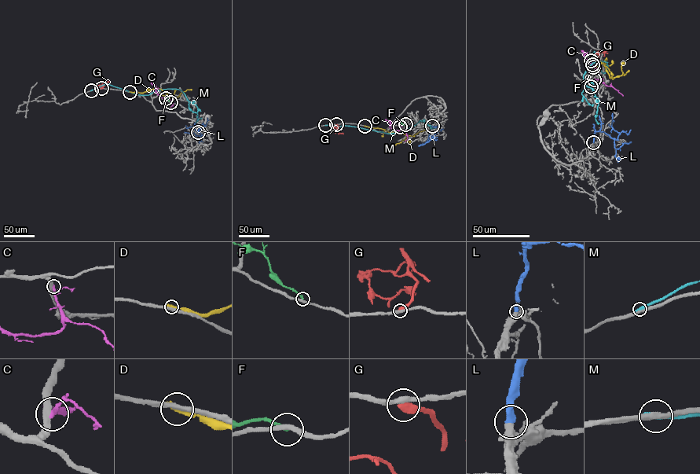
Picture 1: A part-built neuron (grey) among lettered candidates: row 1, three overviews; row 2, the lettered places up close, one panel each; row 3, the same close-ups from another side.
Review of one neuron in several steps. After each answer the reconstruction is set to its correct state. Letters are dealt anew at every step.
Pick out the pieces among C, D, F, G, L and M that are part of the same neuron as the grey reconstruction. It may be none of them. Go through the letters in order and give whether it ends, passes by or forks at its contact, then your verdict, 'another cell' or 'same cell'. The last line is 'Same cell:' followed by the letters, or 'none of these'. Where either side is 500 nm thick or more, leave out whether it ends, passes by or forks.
C: it ends; another cell
D: it ends; another cell
F: it ends; another cell
G: another cell
L: same cell
M: it ends; another cell
Same cell: L

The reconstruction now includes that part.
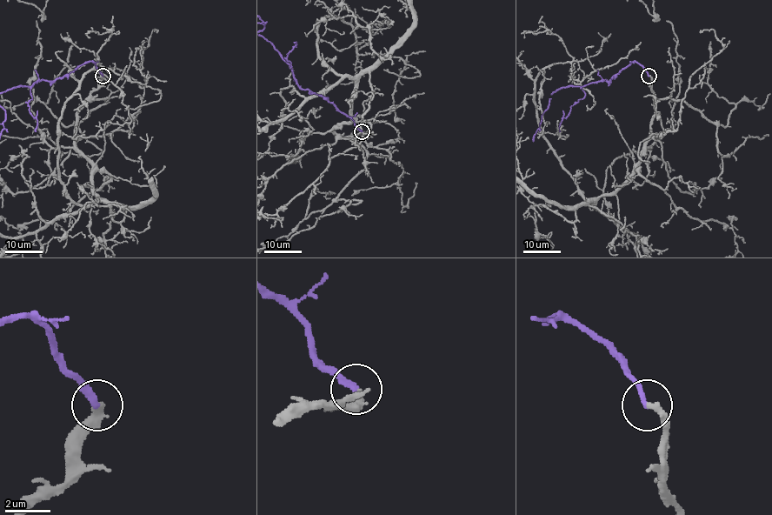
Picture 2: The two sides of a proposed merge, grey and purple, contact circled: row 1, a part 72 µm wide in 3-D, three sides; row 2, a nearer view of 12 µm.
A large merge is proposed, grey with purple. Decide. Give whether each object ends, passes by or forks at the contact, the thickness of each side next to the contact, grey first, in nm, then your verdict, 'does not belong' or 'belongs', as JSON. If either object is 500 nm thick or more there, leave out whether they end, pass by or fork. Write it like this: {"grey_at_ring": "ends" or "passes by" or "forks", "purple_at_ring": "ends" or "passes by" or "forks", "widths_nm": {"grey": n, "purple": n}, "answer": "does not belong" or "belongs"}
{"grey_at_ring": "ends", "purple_at_ring": "ends", "widths_nm": {"grey": 320, "purple": 280}, "answer": "belongs"}

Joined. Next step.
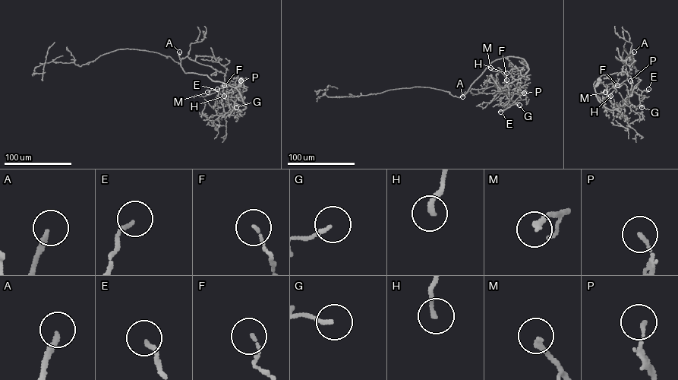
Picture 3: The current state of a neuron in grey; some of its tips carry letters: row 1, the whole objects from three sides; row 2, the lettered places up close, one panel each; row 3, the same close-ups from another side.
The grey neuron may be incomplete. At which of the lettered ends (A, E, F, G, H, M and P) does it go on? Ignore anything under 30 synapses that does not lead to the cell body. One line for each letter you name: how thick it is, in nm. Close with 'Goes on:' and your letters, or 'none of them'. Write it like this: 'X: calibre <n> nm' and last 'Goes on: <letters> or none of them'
A: calibre 200 nm
Goes on: A

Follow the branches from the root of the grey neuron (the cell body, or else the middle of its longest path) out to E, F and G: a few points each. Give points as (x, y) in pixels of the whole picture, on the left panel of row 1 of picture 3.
E: (241, 80), (235, 88), (242, 109), (231, 99), (237, 90), (229, 95), (217, 89)
F: (241, 80), (235, 88), (245, 105), (242, 109), (237, 109), (231, 99), (234, 84), (227, 87), (224, 85)
G: (241, 80), (235, 88), (245, 108), (234, 107), (231, 93), (237, 90), (231, 95), (236, 107)

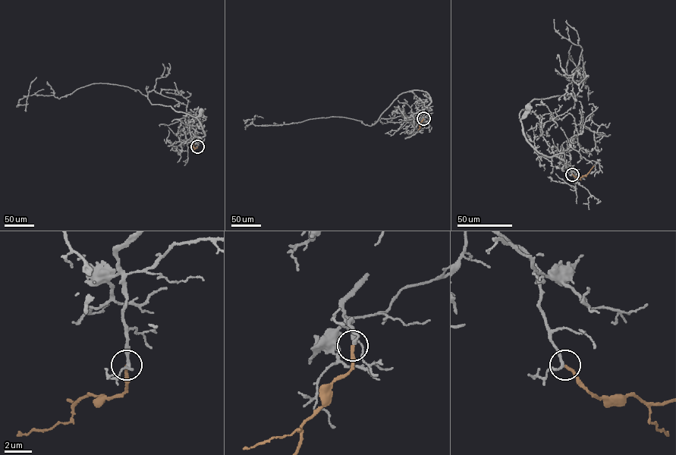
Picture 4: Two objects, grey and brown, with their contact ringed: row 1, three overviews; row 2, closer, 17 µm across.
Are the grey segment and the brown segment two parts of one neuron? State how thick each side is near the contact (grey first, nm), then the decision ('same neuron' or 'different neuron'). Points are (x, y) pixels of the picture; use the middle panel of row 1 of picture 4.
200/220 nm | same neuron

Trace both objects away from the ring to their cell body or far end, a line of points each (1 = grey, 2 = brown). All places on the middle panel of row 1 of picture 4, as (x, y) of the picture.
1: (423, 118), (424, 109), (431, 101), (427, 93), (422, 90), (427, 95)
2: (423, 118), (418, 130)

